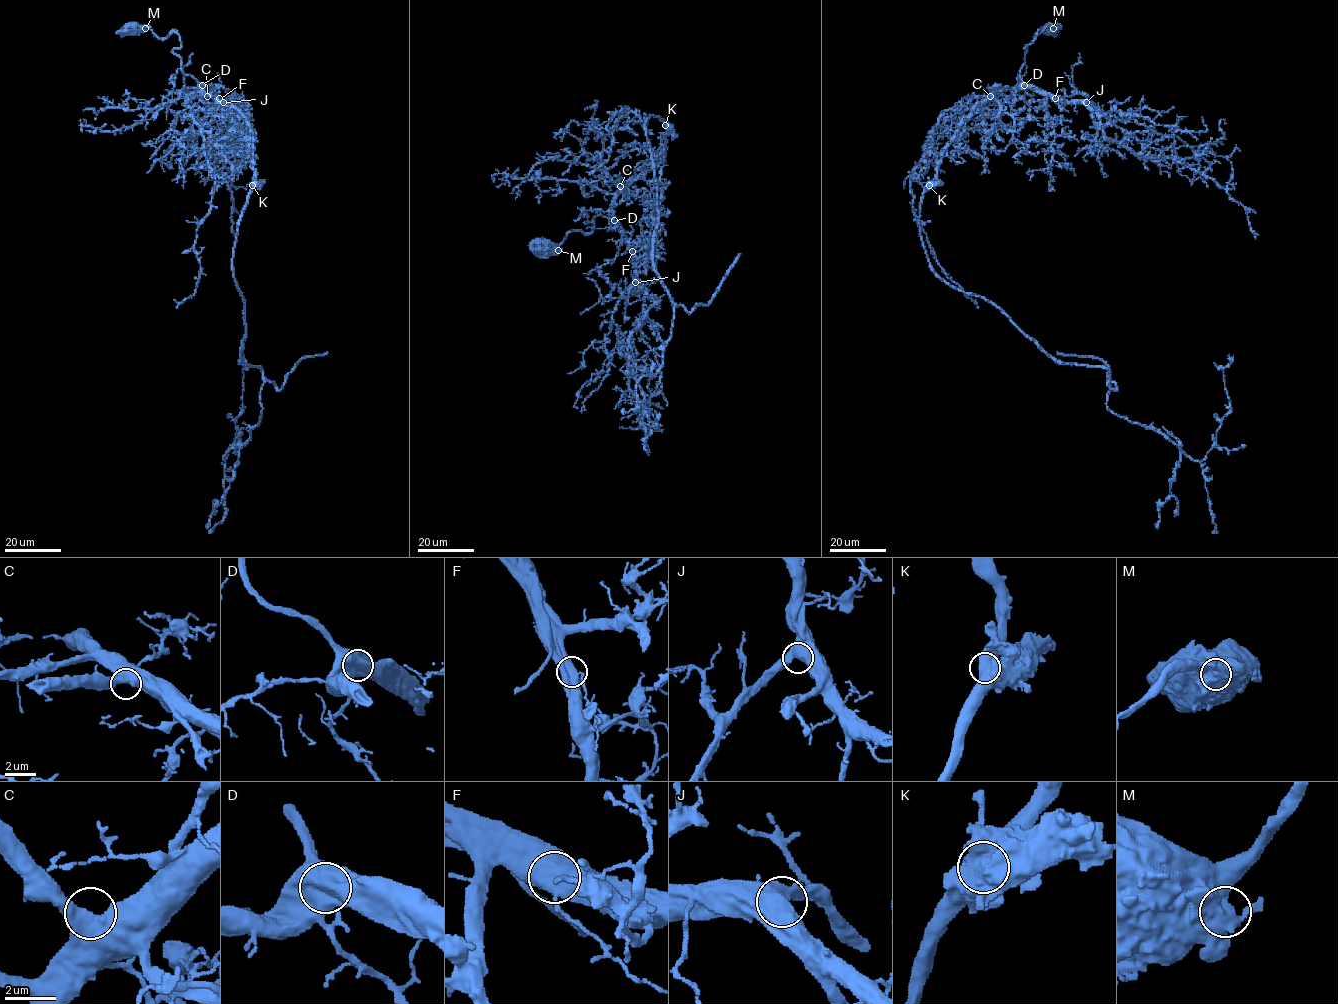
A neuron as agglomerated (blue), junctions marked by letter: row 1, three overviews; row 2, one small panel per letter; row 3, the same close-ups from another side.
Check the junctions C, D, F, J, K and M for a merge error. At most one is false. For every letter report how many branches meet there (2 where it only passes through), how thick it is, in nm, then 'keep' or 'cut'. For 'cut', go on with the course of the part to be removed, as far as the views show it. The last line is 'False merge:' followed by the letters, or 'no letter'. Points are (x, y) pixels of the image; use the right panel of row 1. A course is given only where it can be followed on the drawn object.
C: 2 | 550 nm | keep
D: 2 | 700 nm | keep
F: 2 | 700 nm | keep
J: 2 | 600 nm | keep
K: 2 | 750 nm | keep
M: 2 | 700 nm | keep
False merge: no letter

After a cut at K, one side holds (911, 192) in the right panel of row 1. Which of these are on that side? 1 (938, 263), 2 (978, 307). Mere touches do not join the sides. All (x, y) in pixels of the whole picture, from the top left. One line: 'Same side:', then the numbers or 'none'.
Same side: 1, 2

